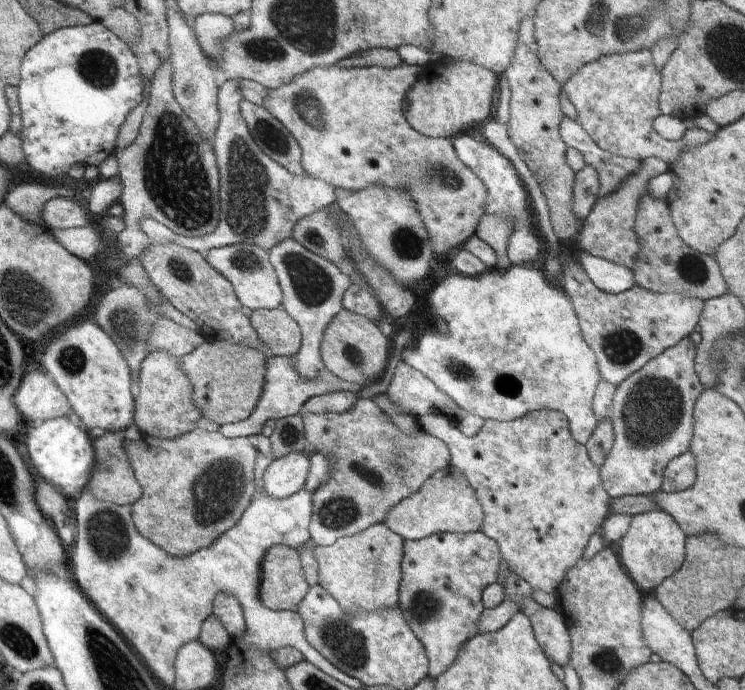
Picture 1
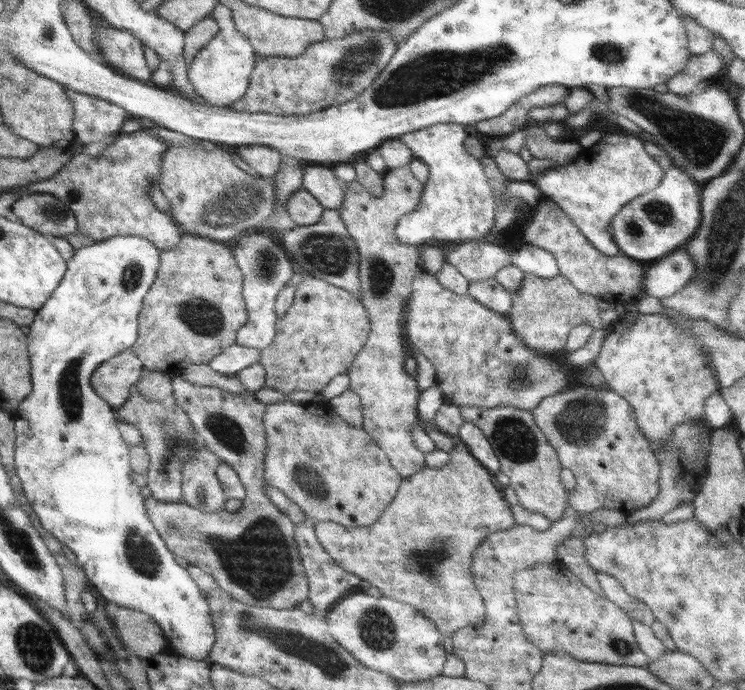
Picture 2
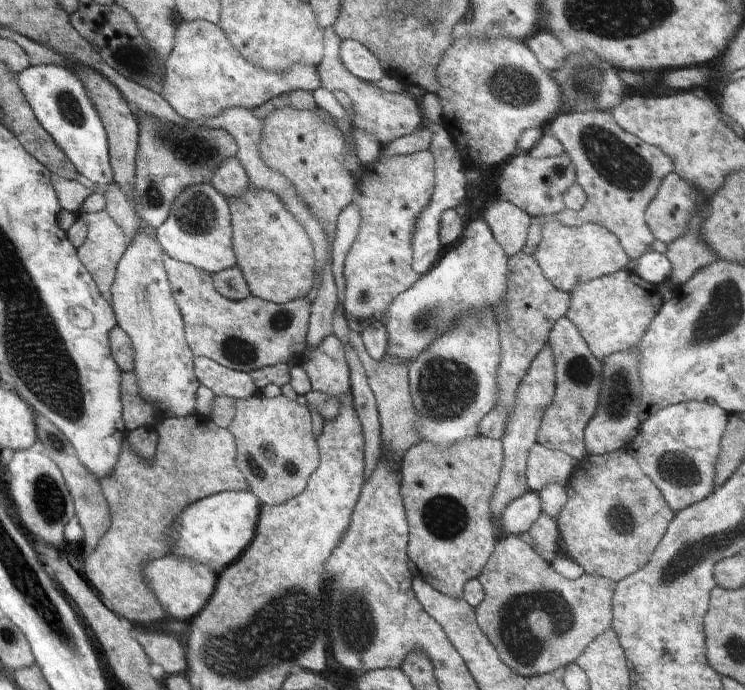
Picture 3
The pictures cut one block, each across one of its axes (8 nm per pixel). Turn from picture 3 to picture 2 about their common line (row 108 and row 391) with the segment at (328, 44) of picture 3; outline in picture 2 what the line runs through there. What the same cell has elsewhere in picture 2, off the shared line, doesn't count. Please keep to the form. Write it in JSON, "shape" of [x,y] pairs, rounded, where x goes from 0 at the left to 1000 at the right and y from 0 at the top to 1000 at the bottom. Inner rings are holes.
{"shape":[[[549,241],[521,245],[514,255],[514,262],[515,275],[509,286],[495,280],[479,261],[458,264],[463,283],[459,299],[452,306],[456,309],[468,341],[475,346],[483,370],[485,422],[481,432],[485,433],[489,446],[494,451],[495,465],[498,467],[495,491],[478,514],[466,542],[470,546],[468,564],[483,575],[487,588],[489,607],[485,620],[519,658],[525,675],[542,693],[561,686],[573,675],[569,670],[570,657],[561,652],[552,628],[554,614],[560,614],[560,609],[562,609],[560,583],[565,567],[561,562],[560,551],[545,541],[542,535],[542,490],[540,490],[542,452],[554,422],[556,401],[572,391],[566,381],[569,357],[541,355],[533,346],[530,330],[540,312],[561,301],[568,280],[568,267],[553,252]]]}

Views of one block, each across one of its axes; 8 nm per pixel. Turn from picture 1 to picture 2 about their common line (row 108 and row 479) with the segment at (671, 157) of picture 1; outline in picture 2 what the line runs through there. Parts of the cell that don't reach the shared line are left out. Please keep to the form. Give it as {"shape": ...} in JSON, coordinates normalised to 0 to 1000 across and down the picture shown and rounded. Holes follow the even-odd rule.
{"shape":[[[773,558],[766,559],[760,567],[729,577],[722,584],[722,588],[718,588],[713,594],[713,599],[715,600],[717,610],[722,616],[722,620],[729,626],[729,630],[734,635],[738,646],[746,654],[753,675],[765,681],[773,696],[773,709],[770,709],[768,714],[764,714],[764,729],[765,735],[774,742],[776,749],[805,738],[830,738],[831,741],[835,739],[843,745],[846,741],[854,742],[858,736],[871,733],[872,729],[878,726],[878,722],[885,713],[885,670],[881,657],[878,657],[878,649],[874,649],[871,638],[859,626],[859,622],[854,614],[851,596],[839,577],[835,577],[831,571],[827,571],[815,561],[788,562],[788,559]]]}

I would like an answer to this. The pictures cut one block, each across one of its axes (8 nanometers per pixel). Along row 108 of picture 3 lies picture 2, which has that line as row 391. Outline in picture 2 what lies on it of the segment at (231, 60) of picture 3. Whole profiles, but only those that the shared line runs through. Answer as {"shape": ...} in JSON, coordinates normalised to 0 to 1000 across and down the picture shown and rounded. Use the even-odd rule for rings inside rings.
{"shape":[[[242,542],[230,543],[230,555],[232,559],[232,575],[235,581],[239,583],[239,588],[244,590],[244,594],[252,601],[258,617],[260,619],[262,628],[264,629],[266,639],[271,645],[293,659],[299,670],[303,670],[311,681],[317,684],[322,696],[326,696],[332,701],[332,719],[326,726],[326,732],[319,742],[307,743],[303,738],[294,739],[293,742],[271,742],[248,730],[243,729],[228,729],[228,728],[216,728],[205,720],[196,722],[196,745],[201,752],[201,758],[207,762],[207,767],[212,771],[212,775],[223,787],[223,791],[236,804],[250,809],[254,817],[270,823],[274,829],[283,832],[285,838],[290,842],[290,846],[294,852],[301,854],[305,861],[309,861],[310,867],[319,870],[321,872],[329,874],[330,877],[337,878],[349,878],[349,880],[362,880],[373,884],[387,884],[403,878],[405,872],[415,867],[415,846],[409,833],[408,822],[405,820],[405,810],[400,797],[400,790],[395,777],[395,759],[391,754],[381,745],[370,732],[362,728],[362,722],[357,722],[354,716],[354,667],[357,661],[357,625],[353,613],[353,601],[356,600],[357,587],[349,584],[346,578],[341,574],[342,562],[333,562],[328,568],[321,568],[321,571],[314,571],[313,568],[306,568],[295,561],[290,562],[289,559],[268,559],[266,557],[254,555],[251,551],[247,551]]]}

